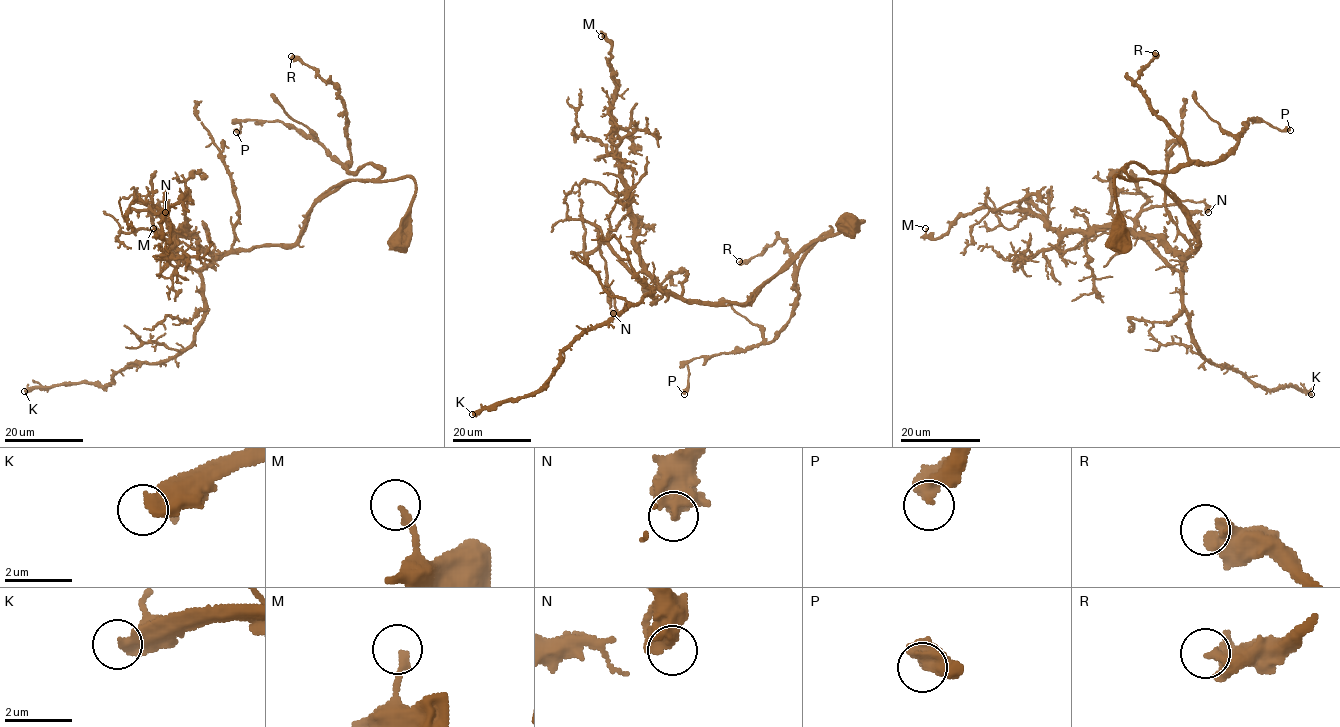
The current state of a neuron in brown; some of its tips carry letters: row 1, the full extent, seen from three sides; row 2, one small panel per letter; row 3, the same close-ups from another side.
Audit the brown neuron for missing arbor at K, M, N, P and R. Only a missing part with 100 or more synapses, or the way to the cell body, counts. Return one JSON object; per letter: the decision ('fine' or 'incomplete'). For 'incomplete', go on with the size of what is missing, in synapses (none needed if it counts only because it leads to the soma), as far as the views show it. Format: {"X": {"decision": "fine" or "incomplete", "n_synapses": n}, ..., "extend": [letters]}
{"K": {"decision": "incomplete", "n_synapses": 110}, "M": {"decision": "fine"}, "N": {"decision": "fine"}, "P": {"decision": "fine"}, "R": {"decision": "fine"}, "extend": ["K"]}

